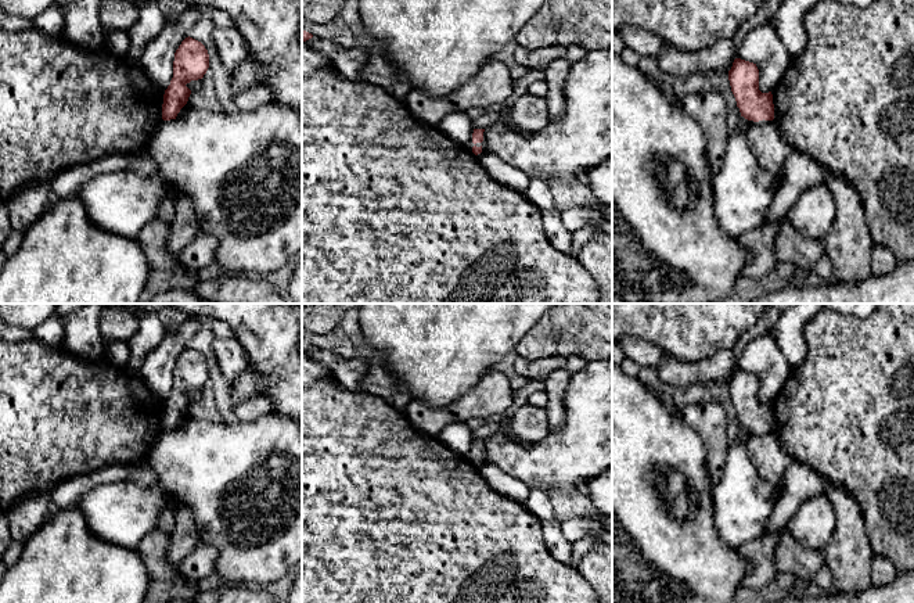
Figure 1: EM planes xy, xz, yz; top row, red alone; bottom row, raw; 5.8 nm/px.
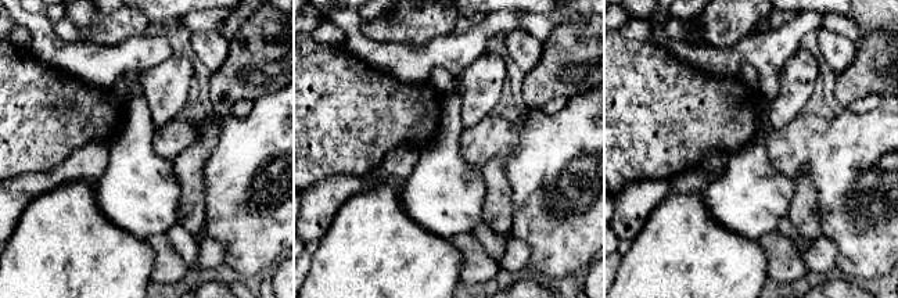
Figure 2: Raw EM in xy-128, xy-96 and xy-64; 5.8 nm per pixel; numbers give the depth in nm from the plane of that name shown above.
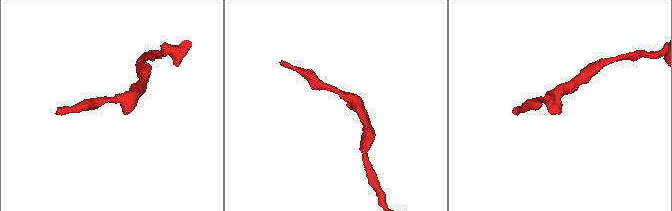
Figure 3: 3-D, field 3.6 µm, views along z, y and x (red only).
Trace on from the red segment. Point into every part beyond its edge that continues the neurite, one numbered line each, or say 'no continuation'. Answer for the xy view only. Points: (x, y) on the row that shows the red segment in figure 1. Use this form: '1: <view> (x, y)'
no continuation

